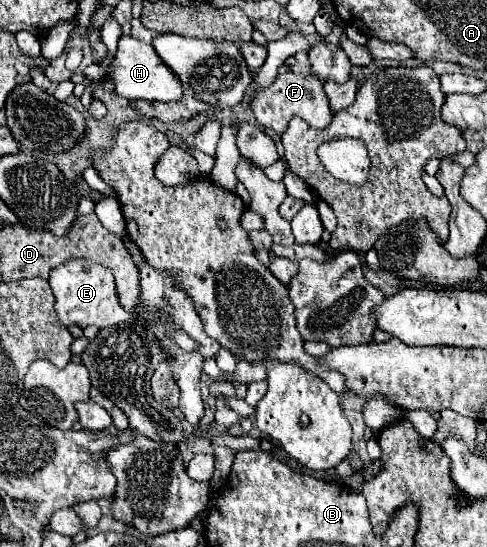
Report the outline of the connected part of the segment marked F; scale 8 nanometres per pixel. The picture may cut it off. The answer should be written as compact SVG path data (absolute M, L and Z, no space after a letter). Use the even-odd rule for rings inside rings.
M298 52L294 56L290 56L278 70L276 80L262 92L258 92L252 102L250 108L258 120L260 126L272 128L278 134L282 134L288 126L288 122L292 118L302 118L306 120L312 128L326 128L332 122L332 114L330 114L330 104L326 102L326 92L324 92L324 84L318 82L318 78L310 78L310 64L306 62L306 52Z

